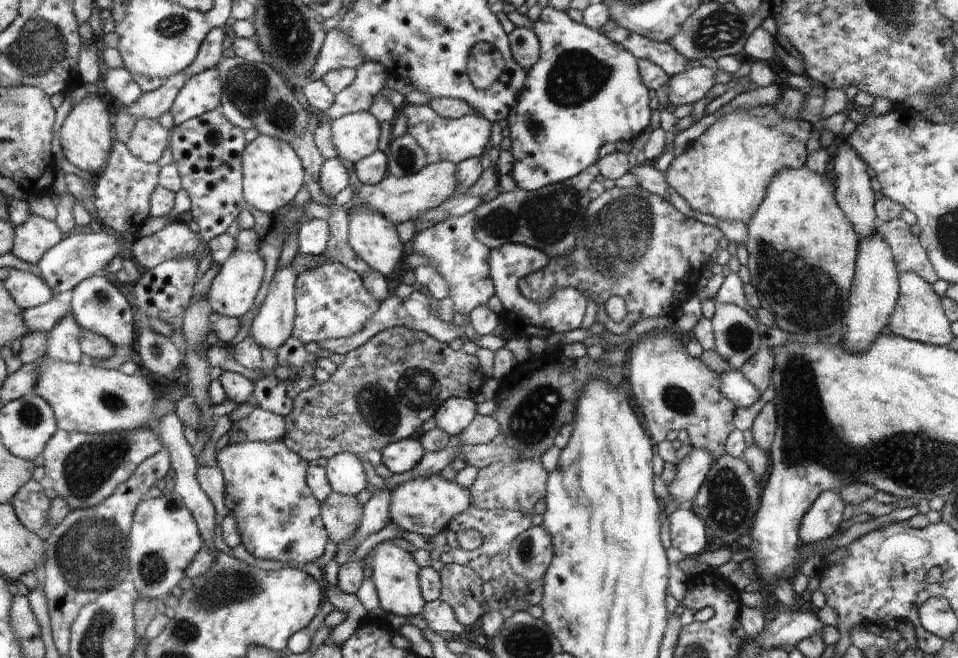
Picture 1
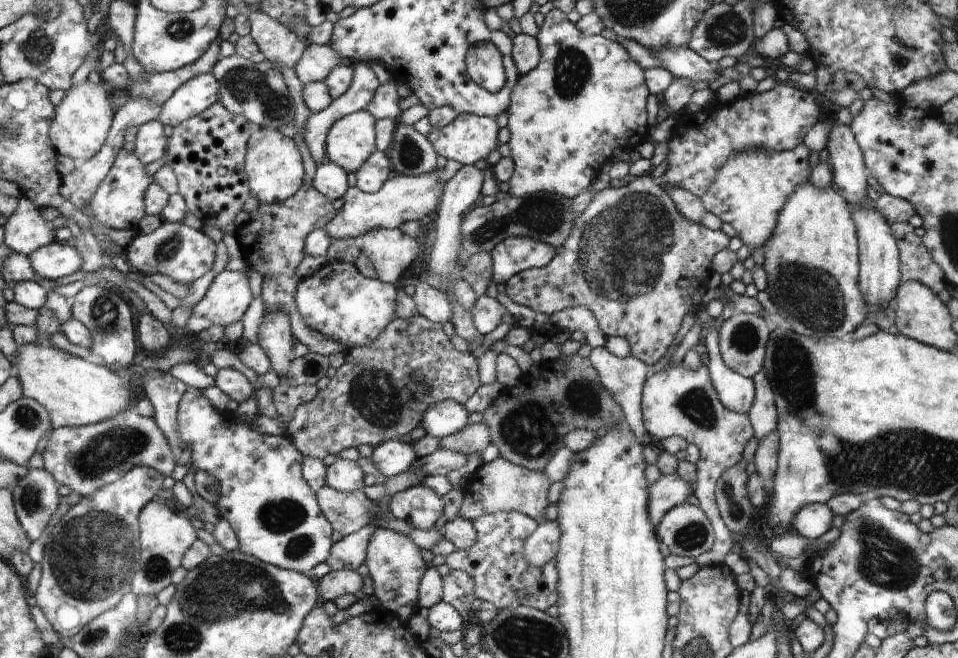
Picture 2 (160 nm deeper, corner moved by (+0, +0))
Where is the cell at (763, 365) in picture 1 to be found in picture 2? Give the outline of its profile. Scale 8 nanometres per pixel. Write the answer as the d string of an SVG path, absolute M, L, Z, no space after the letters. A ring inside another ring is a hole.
M765 369L757 372L752 380L755 386L755 399L747 415L753 426L753 436L761 441L774 431L778 431L777 408Z

